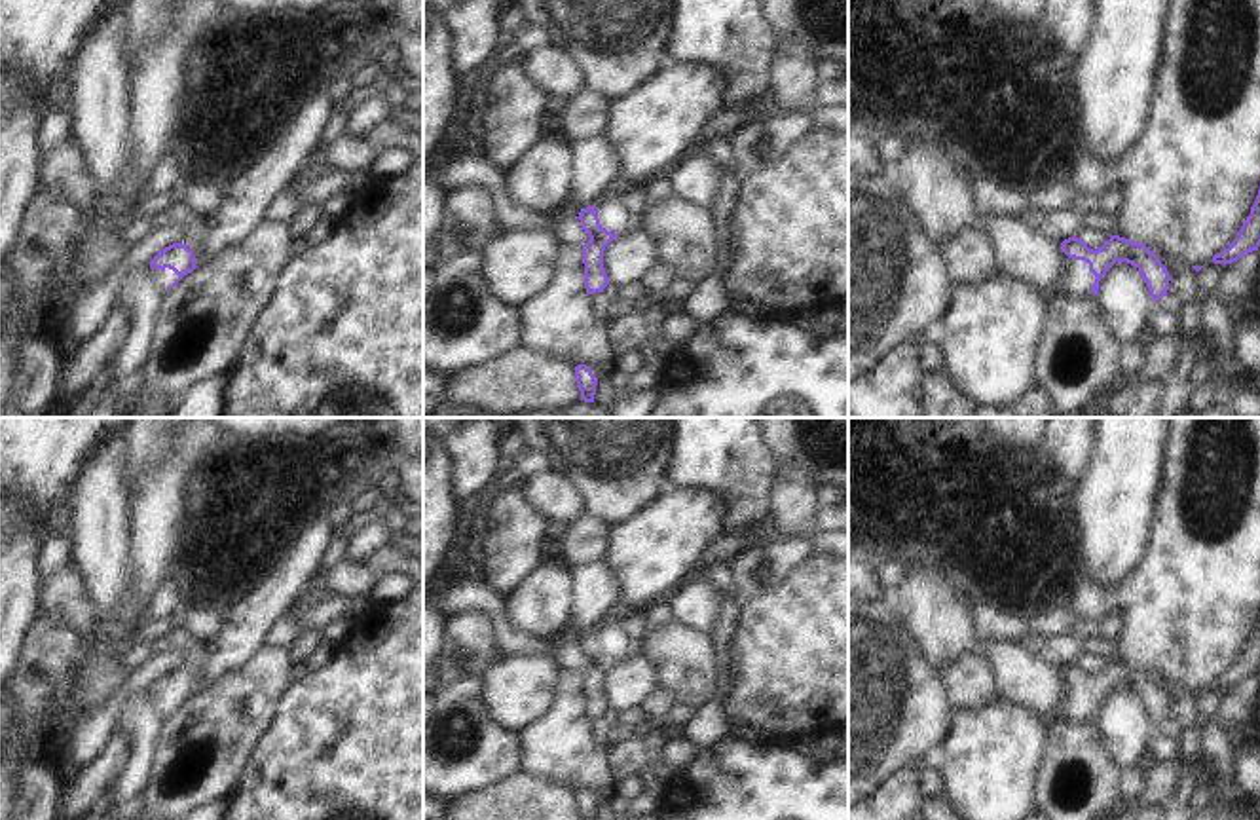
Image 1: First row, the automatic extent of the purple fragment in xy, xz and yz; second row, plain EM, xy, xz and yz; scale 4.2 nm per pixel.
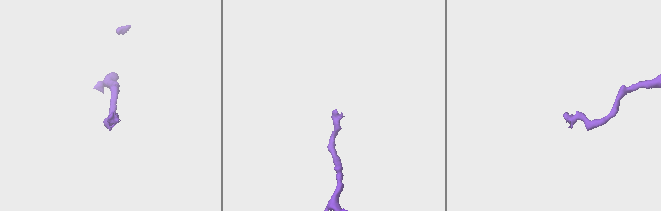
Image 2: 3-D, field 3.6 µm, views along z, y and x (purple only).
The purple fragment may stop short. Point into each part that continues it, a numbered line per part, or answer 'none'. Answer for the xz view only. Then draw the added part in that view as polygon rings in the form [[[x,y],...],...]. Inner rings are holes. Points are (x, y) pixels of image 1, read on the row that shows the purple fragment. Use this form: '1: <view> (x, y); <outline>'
none

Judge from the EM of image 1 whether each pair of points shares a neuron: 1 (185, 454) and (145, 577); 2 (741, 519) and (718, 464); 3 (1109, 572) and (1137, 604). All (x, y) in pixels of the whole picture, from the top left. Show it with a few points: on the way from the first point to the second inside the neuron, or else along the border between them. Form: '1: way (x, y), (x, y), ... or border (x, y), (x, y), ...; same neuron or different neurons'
1: way (169, 484), (156, 519), (152, 547); same neuron
2: way (741, 505), (741, 486), (731, 477); same neuron
3: border (1145, 547), (1122, 579), (1090, 579); different neurons

